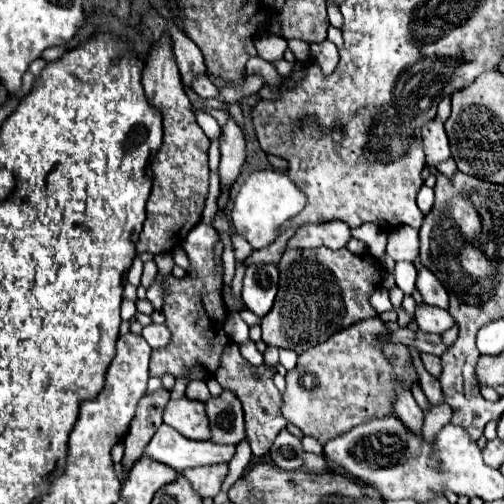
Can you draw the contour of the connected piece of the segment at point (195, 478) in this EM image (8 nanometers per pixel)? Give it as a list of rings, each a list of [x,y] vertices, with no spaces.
[[[212,464],[212,466],[198,466],[198,468],[188,468],[186,478],[192,482],[194,490],[206,496],[216,496],[220,492],[220,486],[228,474],[228,464]]]

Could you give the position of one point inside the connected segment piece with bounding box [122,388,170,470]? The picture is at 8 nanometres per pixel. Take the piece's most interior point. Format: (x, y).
(148, 417)

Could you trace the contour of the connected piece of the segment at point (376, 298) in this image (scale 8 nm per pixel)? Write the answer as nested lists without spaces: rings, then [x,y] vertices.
[[[376,290],[372,296],[370,296],[370,304],[372,304],[372,308],[378,312],[378,314],[382,314],[382,312],[386,312],[386,310],[390,310],[392,308],[392,304],[390,304],[390,296],[388,296],[388,290]]]

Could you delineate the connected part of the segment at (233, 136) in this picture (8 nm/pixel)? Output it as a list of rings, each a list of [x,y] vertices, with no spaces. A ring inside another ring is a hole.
[[[230,116],[226,126],[220,134],[220,184],[230,184],[238,178],[240,168],[246,160],[246,148],[244,148],[244,132],[236,124],[236,120]]]

